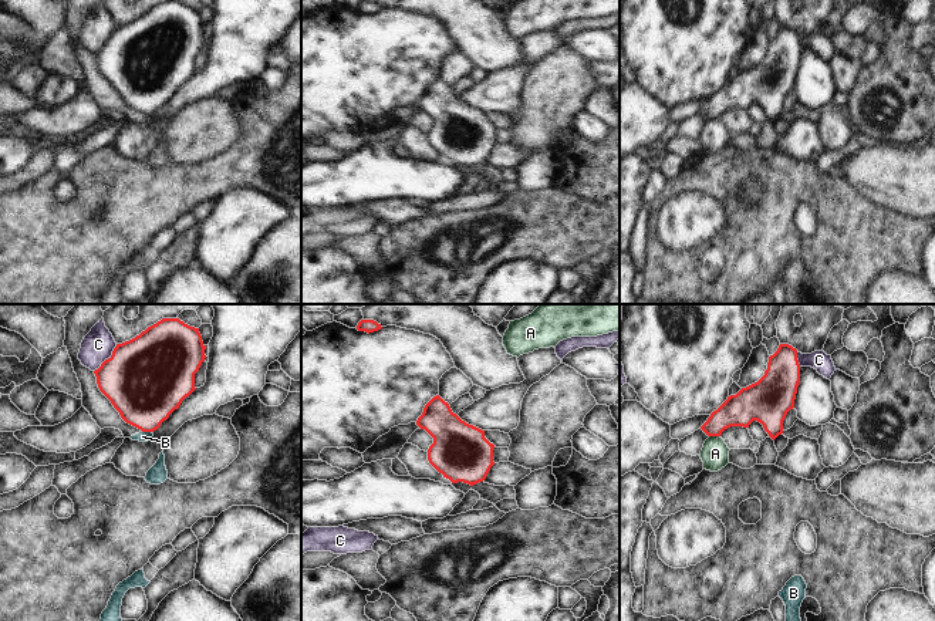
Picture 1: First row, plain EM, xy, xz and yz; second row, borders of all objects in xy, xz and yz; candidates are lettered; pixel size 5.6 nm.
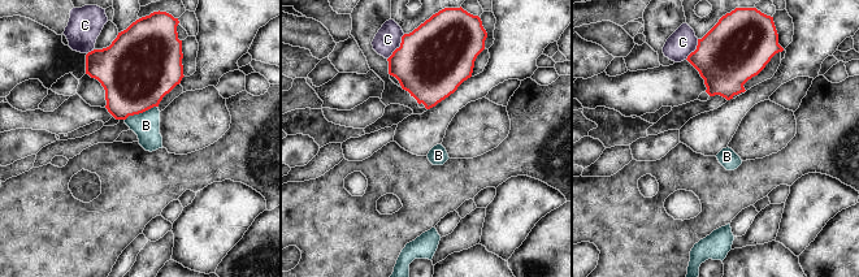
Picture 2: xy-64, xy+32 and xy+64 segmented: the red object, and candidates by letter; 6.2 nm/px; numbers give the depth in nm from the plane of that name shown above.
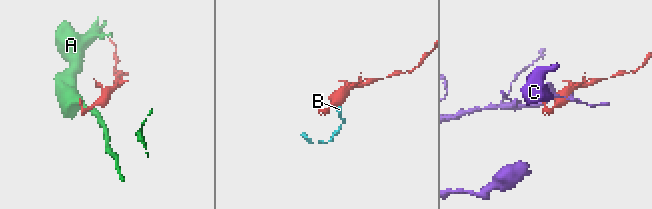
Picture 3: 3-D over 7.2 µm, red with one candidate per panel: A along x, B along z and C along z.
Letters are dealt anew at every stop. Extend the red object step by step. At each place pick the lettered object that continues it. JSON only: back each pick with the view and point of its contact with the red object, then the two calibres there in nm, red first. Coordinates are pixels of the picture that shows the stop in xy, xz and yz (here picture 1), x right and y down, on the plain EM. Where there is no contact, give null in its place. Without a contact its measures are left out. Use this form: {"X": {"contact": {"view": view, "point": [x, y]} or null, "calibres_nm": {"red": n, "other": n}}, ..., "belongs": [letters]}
{"belongs": []}

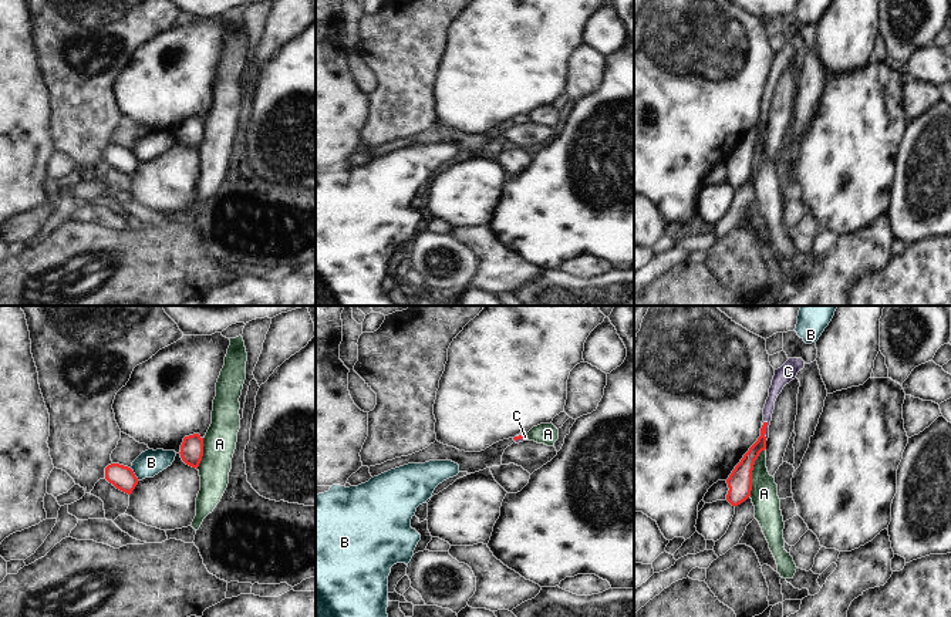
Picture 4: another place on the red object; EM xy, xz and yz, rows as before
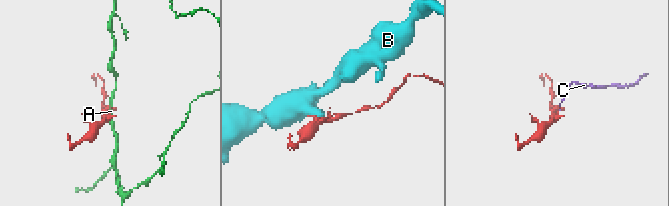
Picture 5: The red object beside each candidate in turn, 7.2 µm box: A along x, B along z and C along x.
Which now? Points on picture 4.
{"C": {"contact": {"view": "yz", "point": [765, 111]}, "calibres_nm": {"red": 90, "other": 70}}, "belongs": ["C"]}

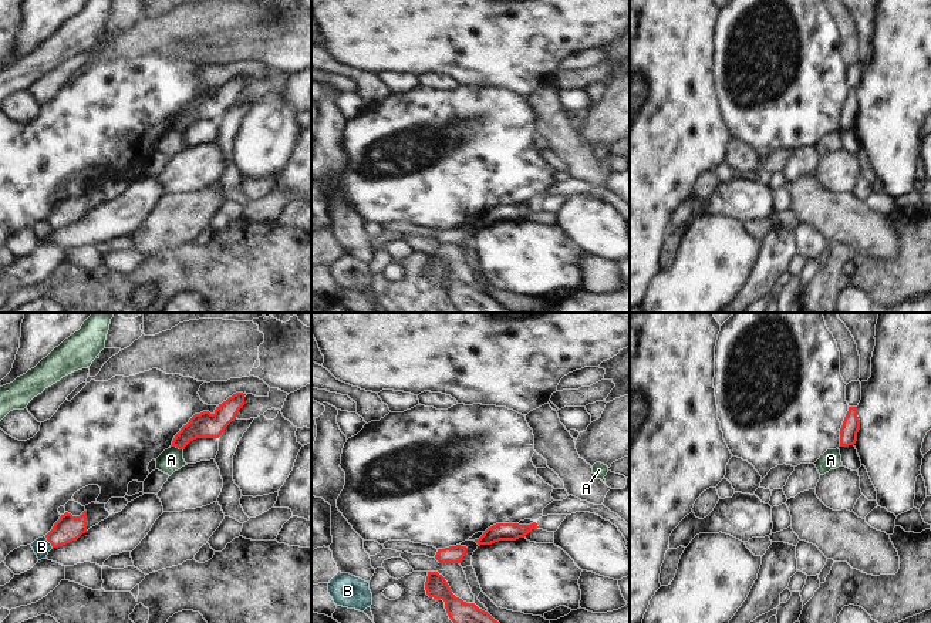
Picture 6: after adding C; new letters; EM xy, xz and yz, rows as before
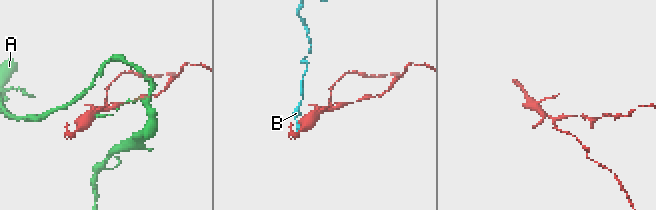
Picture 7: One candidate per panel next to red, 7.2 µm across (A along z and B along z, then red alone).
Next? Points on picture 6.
{"belongs": []}

